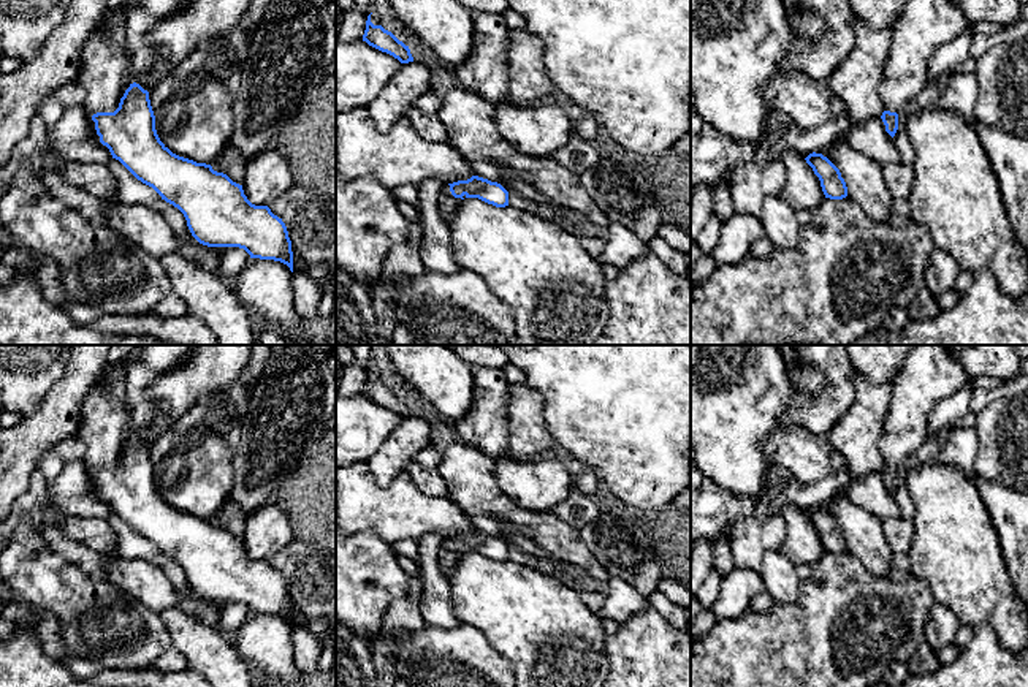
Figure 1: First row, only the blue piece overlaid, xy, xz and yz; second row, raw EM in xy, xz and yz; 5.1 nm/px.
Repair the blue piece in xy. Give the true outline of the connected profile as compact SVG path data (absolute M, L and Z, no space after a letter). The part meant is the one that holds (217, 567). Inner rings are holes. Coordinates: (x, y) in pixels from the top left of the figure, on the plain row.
M105 374L84 399L78 429L79 438L87 446L82 461L95 476L100 497L138 535L152 541L162 554L184 568L192 590L200 598L239 602L250 613L280 616L293 627L291 595L282 573L274 570L268 560L252 559L244 549L242 540L233 537L227 529L214 526L211 519L179 511L160 495L149 446L136 437L130 438L127 445L124 443L128 410L105 393L103 378Z

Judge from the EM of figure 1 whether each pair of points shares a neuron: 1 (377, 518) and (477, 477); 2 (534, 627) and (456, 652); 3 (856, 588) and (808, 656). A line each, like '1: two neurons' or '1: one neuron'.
1: two neurons
2: two neurons
3: one neuron

